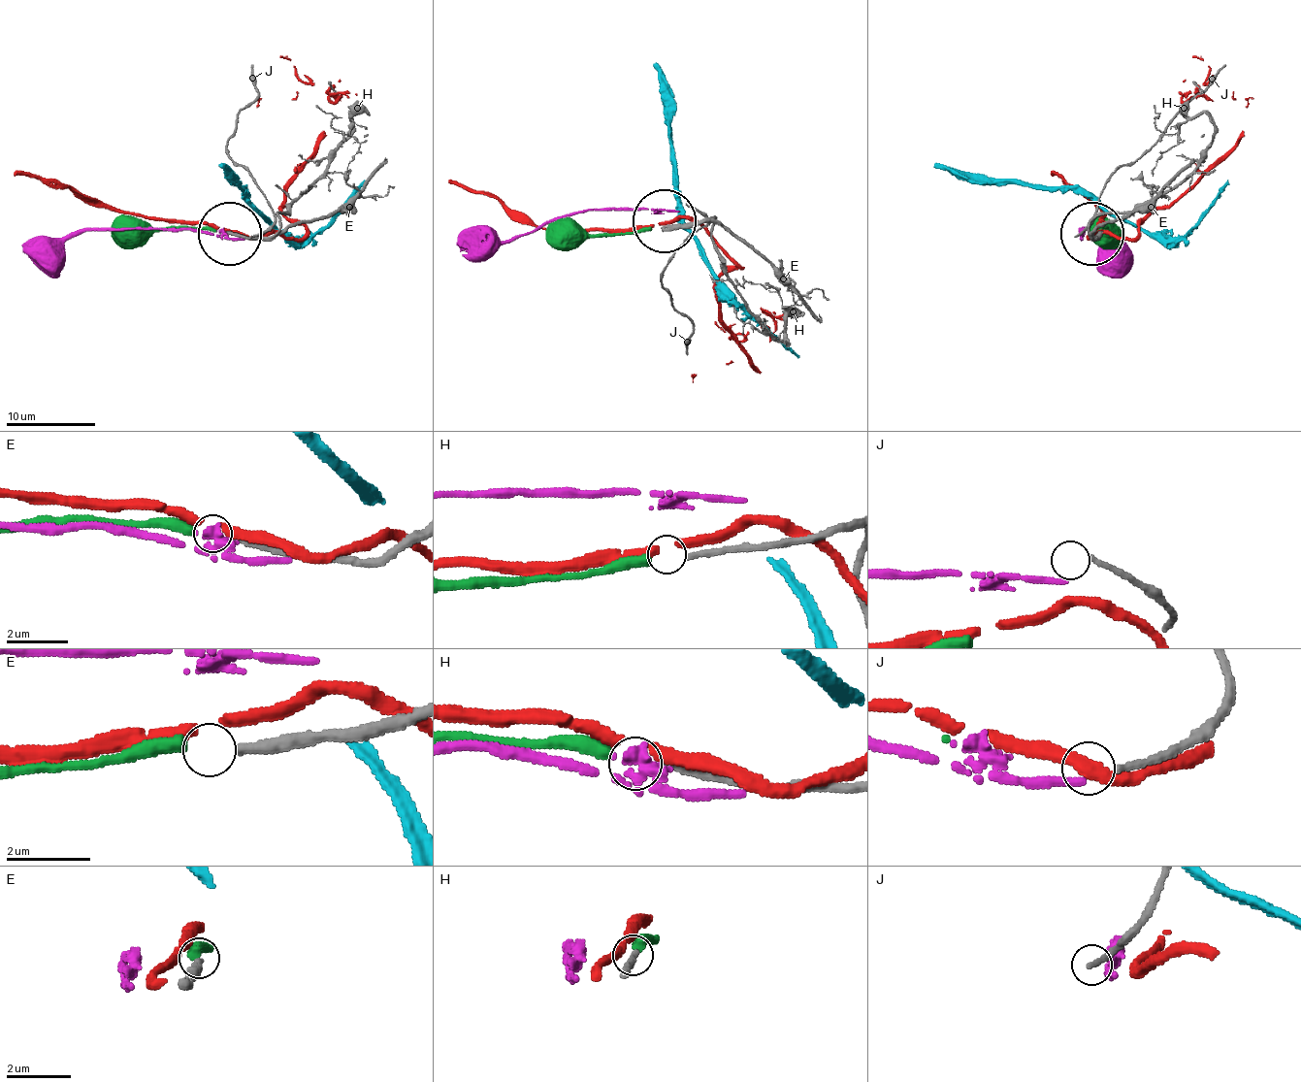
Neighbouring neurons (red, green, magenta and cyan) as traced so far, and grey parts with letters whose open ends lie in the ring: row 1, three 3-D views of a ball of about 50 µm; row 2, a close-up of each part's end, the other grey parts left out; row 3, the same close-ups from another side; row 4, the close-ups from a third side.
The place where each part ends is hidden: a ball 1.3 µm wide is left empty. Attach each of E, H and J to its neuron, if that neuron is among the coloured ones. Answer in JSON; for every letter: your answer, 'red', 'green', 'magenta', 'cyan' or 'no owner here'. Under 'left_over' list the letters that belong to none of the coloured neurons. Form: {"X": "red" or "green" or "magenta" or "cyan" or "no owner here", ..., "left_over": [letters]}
{"E": "no owner here", "H": "green", "J": "no owner here", "left_over": ["E", "J"]}

